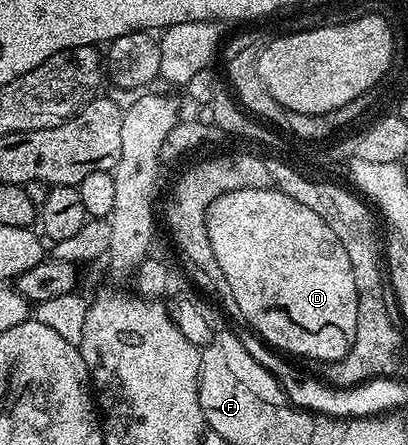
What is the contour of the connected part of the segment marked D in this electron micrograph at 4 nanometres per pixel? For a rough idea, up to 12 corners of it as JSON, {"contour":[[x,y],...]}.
{"contour":[[287,191],[206,218],[235,311],[289,357],[335,365],[358,290],[334,230]]}

